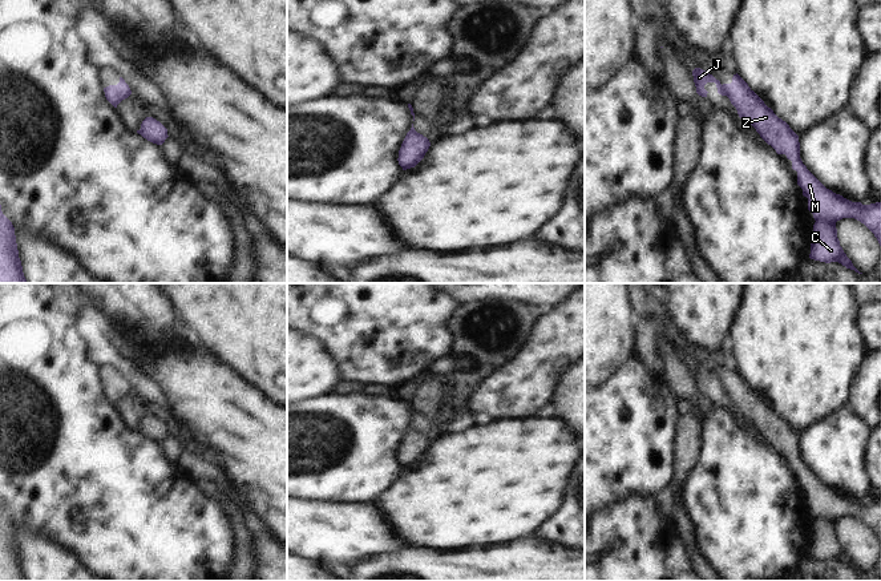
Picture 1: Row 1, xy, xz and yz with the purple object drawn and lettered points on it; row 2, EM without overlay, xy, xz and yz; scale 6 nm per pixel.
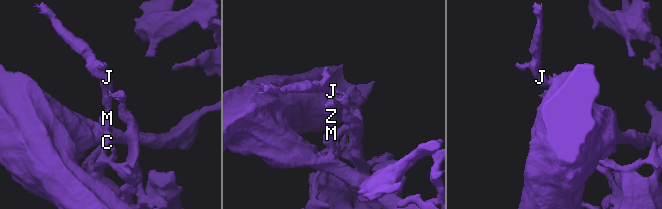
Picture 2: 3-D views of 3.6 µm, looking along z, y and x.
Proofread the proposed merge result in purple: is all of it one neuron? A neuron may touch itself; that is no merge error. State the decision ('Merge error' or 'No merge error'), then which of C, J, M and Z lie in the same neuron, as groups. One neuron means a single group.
Merge error. Groups: C M Z / J

